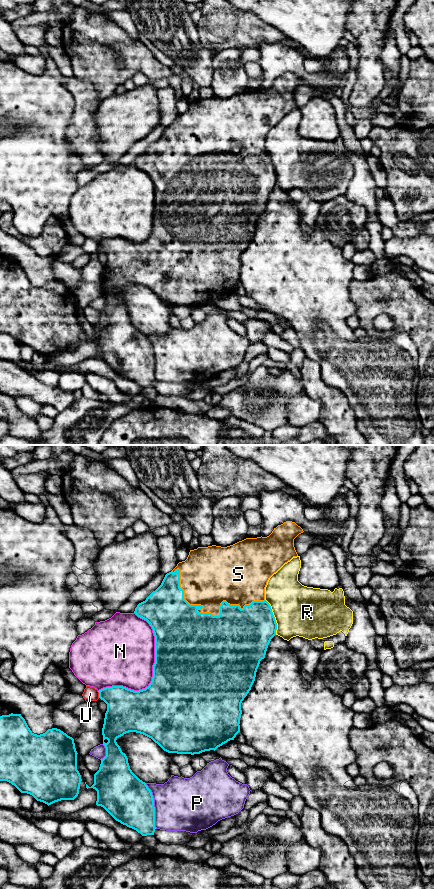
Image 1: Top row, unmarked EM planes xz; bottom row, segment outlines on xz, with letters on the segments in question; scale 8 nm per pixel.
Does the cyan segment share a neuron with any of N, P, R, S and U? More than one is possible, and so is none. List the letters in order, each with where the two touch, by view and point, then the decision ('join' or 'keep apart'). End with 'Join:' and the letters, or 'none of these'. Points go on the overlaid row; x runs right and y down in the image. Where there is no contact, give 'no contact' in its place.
N: meets cyan in xz at (153, 672); keep apart
P: meets cyan in xz at (153, 806); keep apart
R: meets cyan in xz at (274, 617); keep apart
S: meets cyan in xz at (206, 613); join
U: meets cyan in xz at (99, 694); keep apart
Join: S

